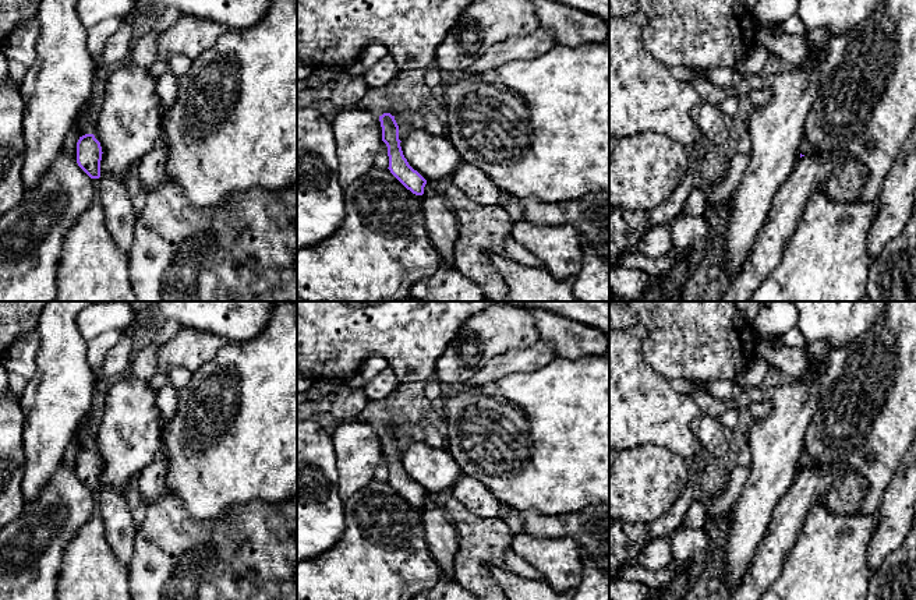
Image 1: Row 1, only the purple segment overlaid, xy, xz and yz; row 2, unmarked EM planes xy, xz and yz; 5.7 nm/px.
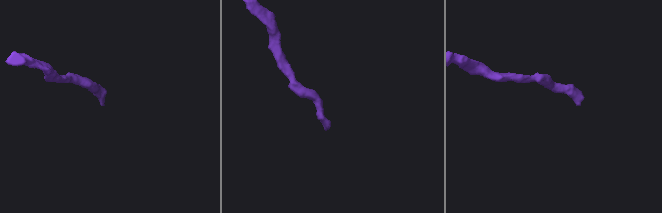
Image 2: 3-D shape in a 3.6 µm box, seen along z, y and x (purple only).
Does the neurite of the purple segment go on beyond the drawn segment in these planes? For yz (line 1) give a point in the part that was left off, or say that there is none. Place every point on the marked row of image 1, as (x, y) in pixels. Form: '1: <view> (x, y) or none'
1: none

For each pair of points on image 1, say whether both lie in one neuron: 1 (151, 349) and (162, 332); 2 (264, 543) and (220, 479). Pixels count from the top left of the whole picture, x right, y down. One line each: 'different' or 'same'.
1: same
2: different

